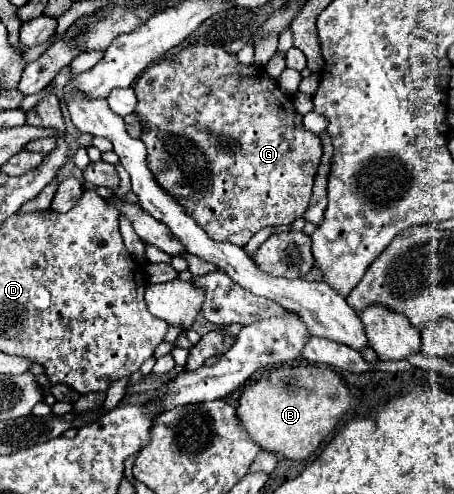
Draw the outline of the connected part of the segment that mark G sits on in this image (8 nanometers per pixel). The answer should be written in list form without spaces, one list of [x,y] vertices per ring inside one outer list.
[[[196,44],[196,46],[186,46],[184,50],[162,58],[160,62],[148,66],[136,86],[136,96],[138,96],[138,106],[136,106],[136,114],[144,126],[144,134],[142,134],[142,142],[148,148],[148,168],[154,174],[156,182],[168,190],[182,206],[184,210],[200,224],[200,228],[204,228],[208,232],[208,236],[212,236],[212,240],[216,242],[232,242],[236,246],[246,246],[246,242],[264,226],[282,226],[282,224],[292,224],[294,220],[302,218],[310,196],[312,196],[312,184],[314,184],[314,176],[322,158],[322,144],[320,138],[314,136],[312,132],[306,132],[302,126],[302,116],[294,110],[292,106],[292,98],[282,94],[276,80],[272,80],[264,68],[254,68],[254,66],[244,66],[236,62],[234,54],[228,54],[222,46],[204,46],[204,44]]]

